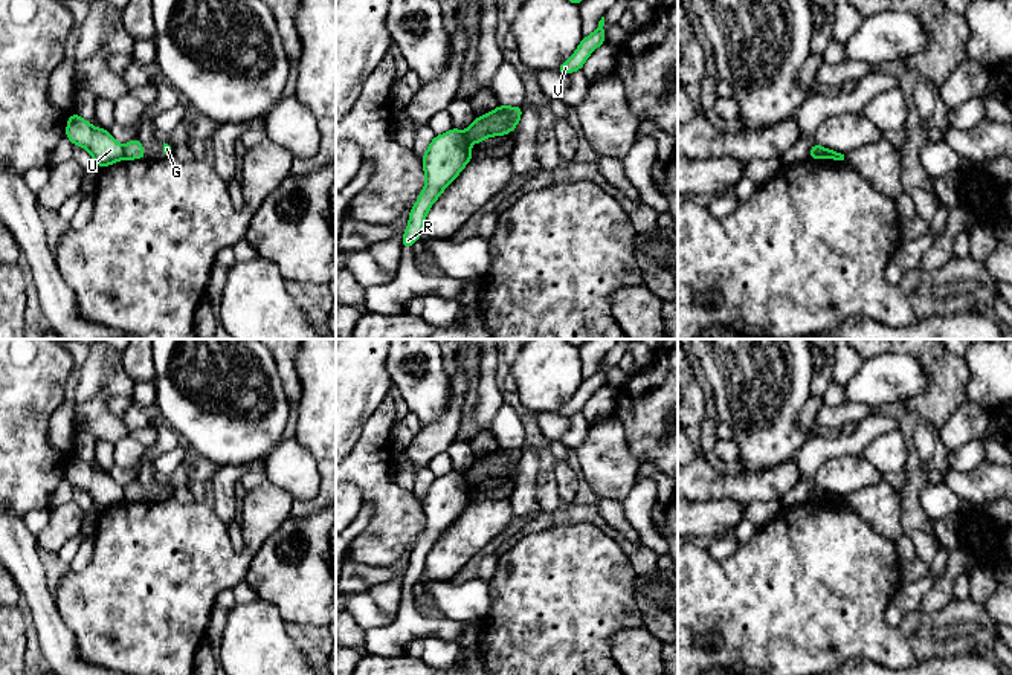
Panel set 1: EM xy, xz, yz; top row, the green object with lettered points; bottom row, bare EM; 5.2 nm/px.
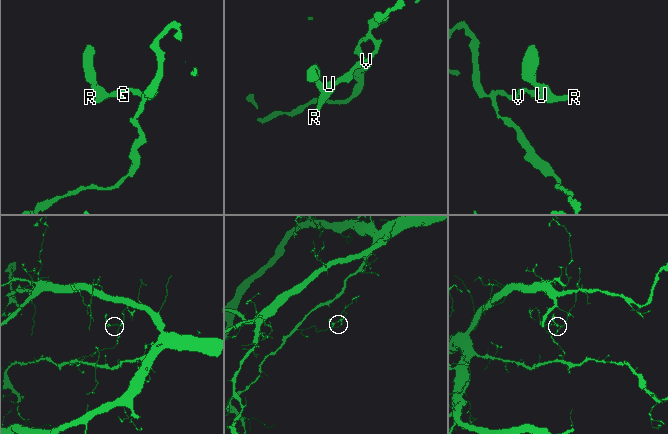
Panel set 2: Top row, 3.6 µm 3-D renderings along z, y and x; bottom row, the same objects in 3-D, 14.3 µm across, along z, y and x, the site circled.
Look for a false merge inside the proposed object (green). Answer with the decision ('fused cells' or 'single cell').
fused cells

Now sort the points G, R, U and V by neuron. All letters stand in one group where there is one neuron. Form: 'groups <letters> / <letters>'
groups G V / R U

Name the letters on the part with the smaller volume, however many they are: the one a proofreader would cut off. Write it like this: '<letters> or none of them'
R, U

